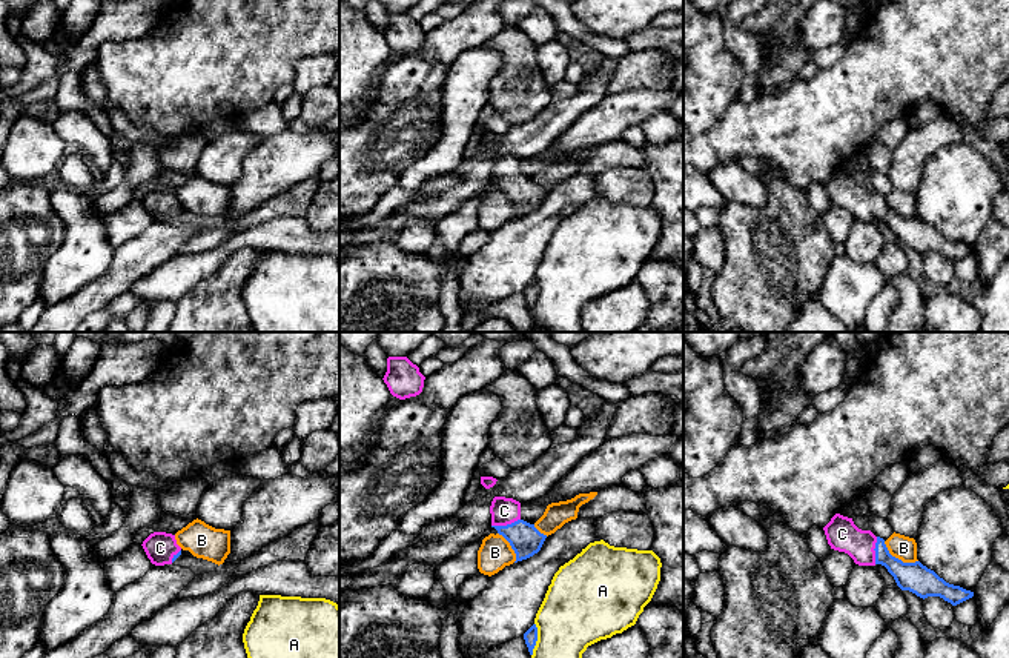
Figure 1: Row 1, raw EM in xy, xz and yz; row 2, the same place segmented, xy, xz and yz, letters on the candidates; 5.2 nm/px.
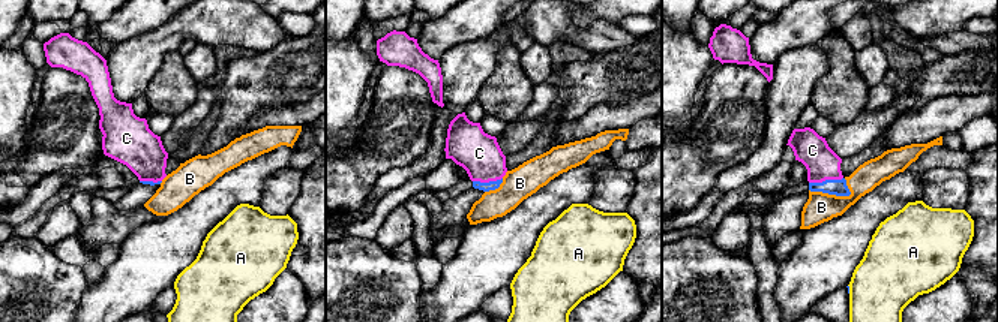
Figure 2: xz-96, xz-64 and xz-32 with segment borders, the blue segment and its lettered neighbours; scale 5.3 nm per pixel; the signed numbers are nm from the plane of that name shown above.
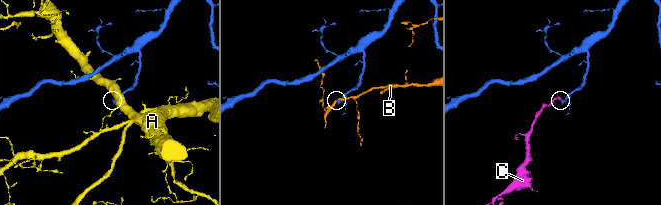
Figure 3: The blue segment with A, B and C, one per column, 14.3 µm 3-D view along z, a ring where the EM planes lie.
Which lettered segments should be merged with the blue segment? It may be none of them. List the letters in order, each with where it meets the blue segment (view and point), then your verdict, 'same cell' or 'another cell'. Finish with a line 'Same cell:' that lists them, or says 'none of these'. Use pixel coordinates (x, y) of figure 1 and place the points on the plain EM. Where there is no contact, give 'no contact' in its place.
A: contact xz (536, 295); another cell
B: contact yz (897, 214); another cell
C: contact xz (507, 180); same cell
Same cell: C

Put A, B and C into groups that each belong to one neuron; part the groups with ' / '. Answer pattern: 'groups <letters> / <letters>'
groups A / B / C

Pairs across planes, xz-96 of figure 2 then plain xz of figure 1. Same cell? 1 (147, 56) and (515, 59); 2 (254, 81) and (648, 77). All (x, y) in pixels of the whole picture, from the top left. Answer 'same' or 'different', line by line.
1: different
2: same

